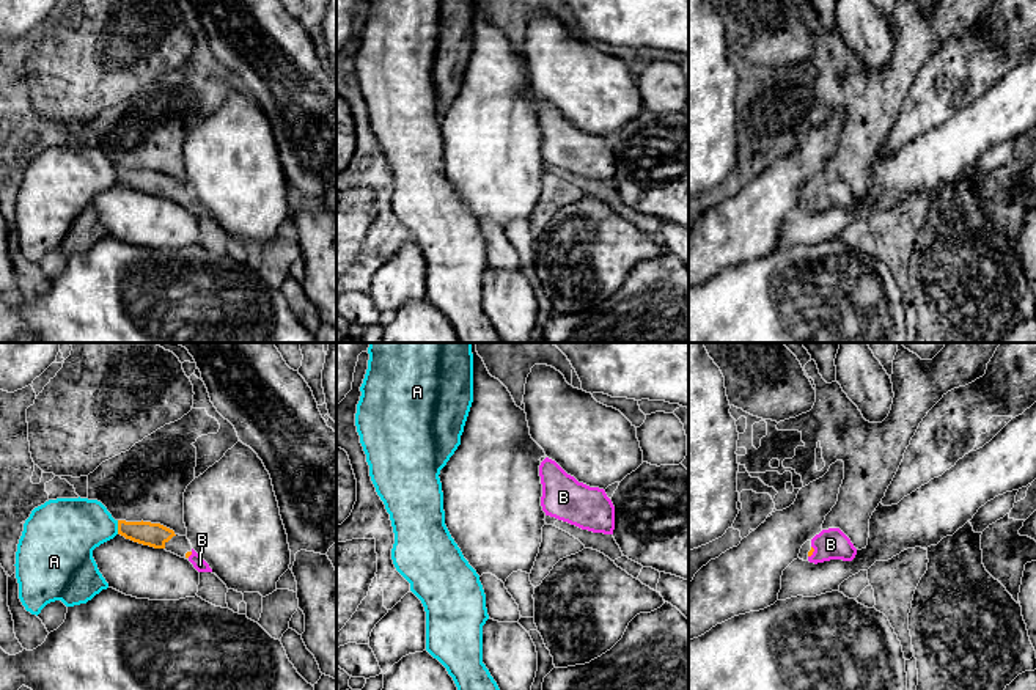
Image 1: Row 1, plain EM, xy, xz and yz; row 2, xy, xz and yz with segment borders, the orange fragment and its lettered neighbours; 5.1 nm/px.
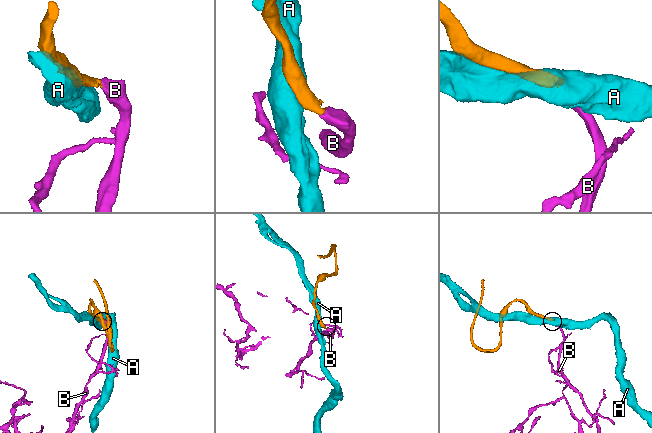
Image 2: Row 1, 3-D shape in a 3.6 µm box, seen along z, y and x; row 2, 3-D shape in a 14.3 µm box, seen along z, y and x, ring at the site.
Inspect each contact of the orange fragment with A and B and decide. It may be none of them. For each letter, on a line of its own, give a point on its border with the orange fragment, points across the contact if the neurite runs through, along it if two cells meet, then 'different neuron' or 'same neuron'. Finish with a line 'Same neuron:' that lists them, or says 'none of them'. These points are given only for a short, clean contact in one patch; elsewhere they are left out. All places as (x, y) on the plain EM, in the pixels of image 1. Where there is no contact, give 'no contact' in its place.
A: meets orange in xy at (118, 175); different neuron
B: meets orange in yz at (813, 198); runs through yz (811, 198), (813, 198), (821, 198), (830, 192); same neuron
Same neuron: B

